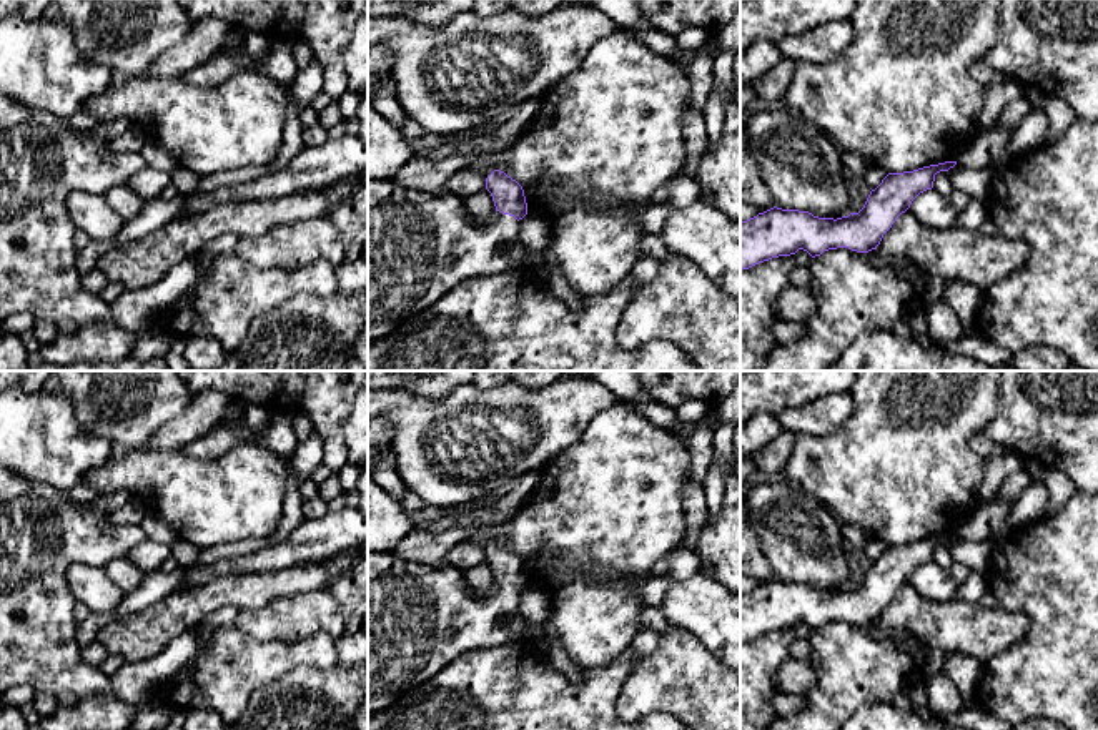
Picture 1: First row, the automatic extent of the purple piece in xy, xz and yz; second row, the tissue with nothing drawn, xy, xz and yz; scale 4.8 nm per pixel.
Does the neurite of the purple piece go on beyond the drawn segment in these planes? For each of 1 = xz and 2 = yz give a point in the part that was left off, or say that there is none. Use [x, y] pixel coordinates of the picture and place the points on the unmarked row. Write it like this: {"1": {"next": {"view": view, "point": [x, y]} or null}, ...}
{"1": {"next": {"view": "xz", "point": [420, 619]}}, "2": {"next": null}}

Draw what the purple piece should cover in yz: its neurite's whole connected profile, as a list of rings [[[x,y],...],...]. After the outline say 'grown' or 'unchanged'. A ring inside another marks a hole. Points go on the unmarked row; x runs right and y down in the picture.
[[[957,534],[888,545],[870,564],[863,580],[842,590],[819,590],[809,584],[770,580],[740,594],[740,644],[779,629],[807,624],[812,630],[824,624],[848,620],[857,625],[877,622],[883,607],[912,574],[933,560],[935,547]]]; unchanged

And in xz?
[[[494,542],[486,550],[486,562],[496,584],[482,592],[454,565],[436,569],[399,559],[393,552],[368,552],[368,717],[396,703],[462,654],[517,645],[531,637],[517,614],[517,595],[527,587],[522,559],[504,544]]]; grown

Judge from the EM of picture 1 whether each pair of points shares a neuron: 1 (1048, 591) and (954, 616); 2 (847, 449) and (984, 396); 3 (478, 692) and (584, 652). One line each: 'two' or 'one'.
1: two
2: one
3: two

